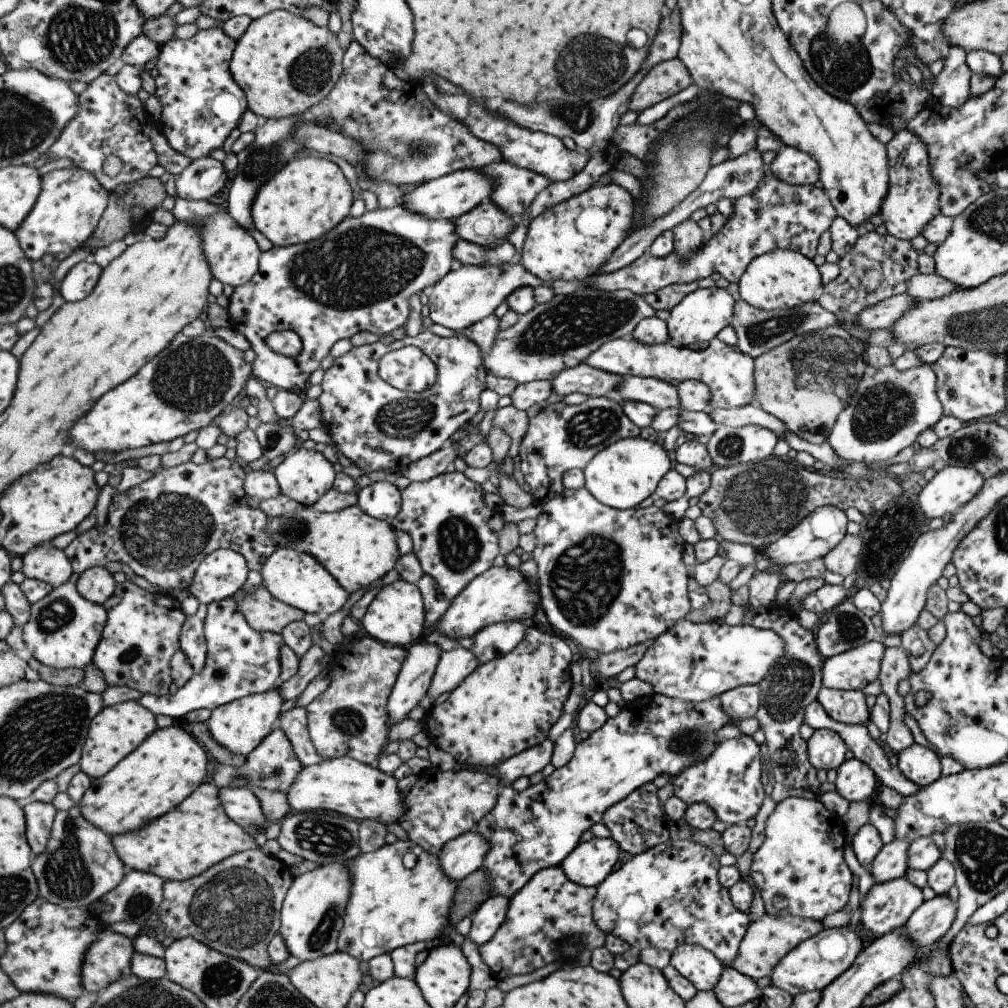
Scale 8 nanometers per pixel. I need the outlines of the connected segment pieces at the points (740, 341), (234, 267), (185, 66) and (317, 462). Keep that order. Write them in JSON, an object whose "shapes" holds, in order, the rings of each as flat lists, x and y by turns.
{"shapes":[[[740,298,734,302,732,315,729,321,735,332,736,347,745,354,748,354,752,359,773,347,779,346,781,343,787,342,795,335,824,329,827,327,837,326,840,320,836,314,823,308,817,301,809,301,803,304,798,304,793,308,782,308,764,311,751,305,748,305]],[[178,197,172,214,176,221,206,224,202,234,203,250,210,262,215,279,236,289,238,286,247,284,259,272,263,251,250,232,228,213,228,209,209,201,190,201]],[[222,24,200,30,190,39,173,38,162,45,162,51,155,65,158,76,156,77,157,90,154,92,163,105,159,127,171,146,193,161,209,157,213,151,223,148,229,134,235,128,239,129,243,115,250,109,245,90,241,88,231,72,230,64,237,46,238,41,224,31]],[[300,448,274,470,283,494,302,506,311,507,334,488,338,473,321,452]]]}

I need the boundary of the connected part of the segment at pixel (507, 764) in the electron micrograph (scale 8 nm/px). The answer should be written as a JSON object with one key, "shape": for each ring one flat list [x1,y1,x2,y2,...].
{"shape":[[549,739,542,740,537,746,522,750,518,755,499,763,497,778,500,786,511,785,519,776,531,776,550,763,553,743]]}

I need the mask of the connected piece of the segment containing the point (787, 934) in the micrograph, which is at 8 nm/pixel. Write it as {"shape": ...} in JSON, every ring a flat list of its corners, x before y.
{"shape":[[763,913,758,919,748,923,747,930,738,944,737,954,731,960,730,966,737,972,750,976,753,980,759,980,762,976,769,976,772,968,783,956,802,940,807,940,810,936,816,935,821,929,823,928,819,921,789,915,774,917]]}

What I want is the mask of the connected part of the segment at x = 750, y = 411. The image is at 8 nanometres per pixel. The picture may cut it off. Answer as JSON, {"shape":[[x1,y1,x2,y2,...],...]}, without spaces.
{"shape":[[747,403,746,405,734,409,715,409,709,412,710,419,717,427,742,427,745,425,757,425,771,430,777,436,782,437,783,431,786,430,784,424,761,410,755,403]]}

